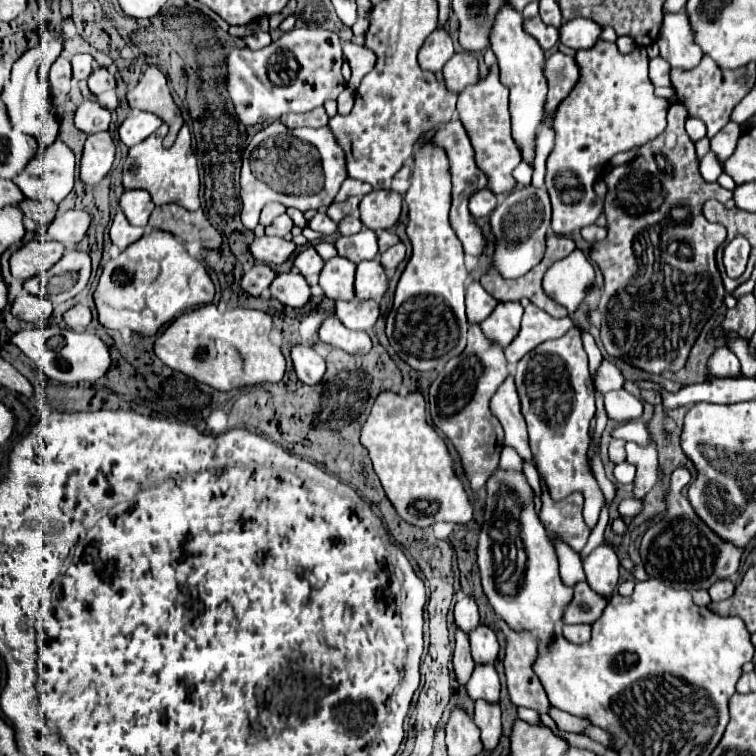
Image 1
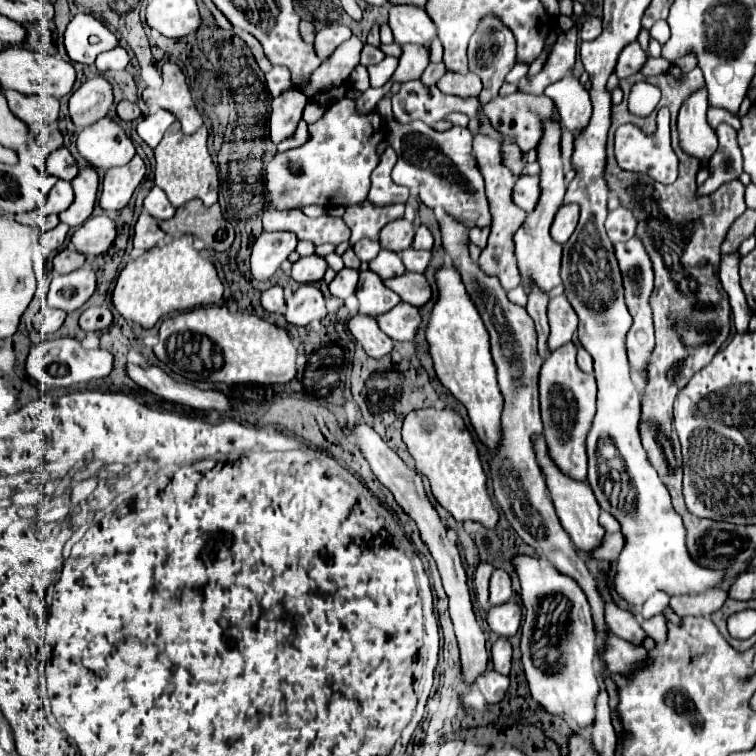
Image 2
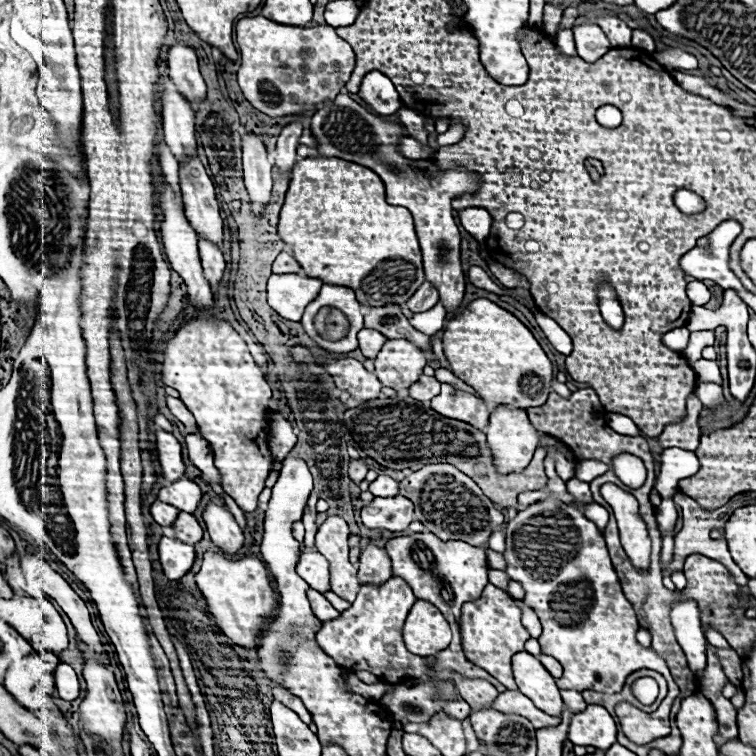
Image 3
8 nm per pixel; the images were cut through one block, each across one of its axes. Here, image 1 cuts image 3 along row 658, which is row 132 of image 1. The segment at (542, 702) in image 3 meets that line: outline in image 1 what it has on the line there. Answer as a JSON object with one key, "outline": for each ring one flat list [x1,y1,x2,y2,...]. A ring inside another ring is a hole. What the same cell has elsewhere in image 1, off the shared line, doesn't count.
{"outline":[[504,6,494,22,490,42,492,50,498,58,500,68,500,82,510,90,510,114,512,114,512,138,518,142,518,148,522,150,522,160,534,166,536,156,536,134,538,128,546,116,544,104,546,104,546,90,548,82,544,76,544,50,540,48,538,40,524,32,522,28,522,14,512,10,510,6]]}

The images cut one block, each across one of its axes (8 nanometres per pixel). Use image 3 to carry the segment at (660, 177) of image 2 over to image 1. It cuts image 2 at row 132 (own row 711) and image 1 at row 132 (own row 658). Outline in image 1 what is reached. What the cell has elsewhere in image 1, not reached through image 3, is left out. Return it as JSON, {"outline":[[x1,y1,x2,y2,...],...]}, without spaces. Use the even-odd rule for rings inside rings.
{"outline":[[600,40,590,50,578,50,576,62,580,66,580,82,572,88,568,98,558,106,554,130,556,146,546,162,546,188,552,200,552,230,556,234,572,234,588,224,594,224,602,214,602,200,594,194,592,186,602,176,602,166,610,162,614,154,640,148,654,140,666,128,666,112,670,102,654,94,654,84,648,78,648,54,646,48,636,46,630,54,620,54,616,44]]}

